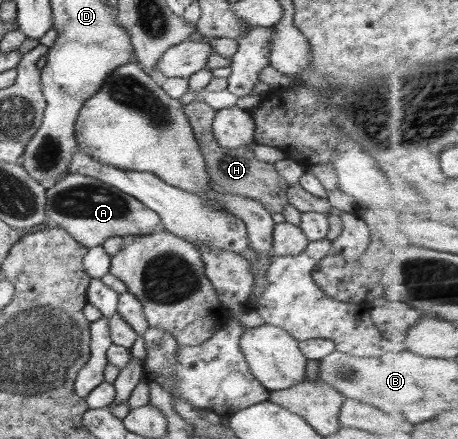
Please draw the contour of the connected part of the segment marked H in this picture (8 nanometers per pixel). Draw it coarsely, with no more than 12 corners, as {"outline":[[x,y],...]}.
{"outline":[[182,109],[211,184],[260,202],[271,214],[289,205],[289,185],[249,146],[220,146],[217,110]]}

